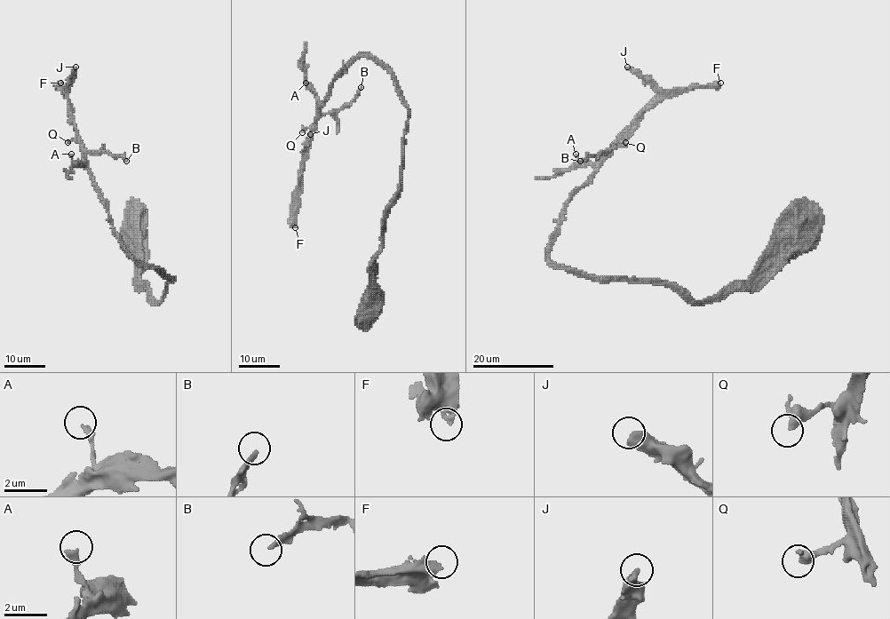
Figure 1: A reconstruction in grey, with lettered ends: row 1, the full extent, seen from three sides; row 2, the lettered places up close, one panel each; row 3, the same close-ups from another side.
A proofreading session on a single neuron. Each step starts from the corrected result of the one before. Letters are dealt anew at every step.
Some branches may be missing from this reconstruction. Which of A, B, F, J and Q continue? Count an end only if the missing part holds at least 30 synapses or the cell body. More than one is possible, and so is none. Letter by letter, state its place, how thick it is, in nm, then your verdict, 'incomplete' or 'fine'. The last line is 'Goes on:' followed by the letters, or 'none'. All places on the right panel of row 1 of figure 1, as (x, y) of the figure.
A: place (576, 154); calibre 320 nm; fine
B: place (580, 161); calibre 220 nm; fine
F: place (720, 83); calibre 440 nm; incomplete
J: place (627, 67); calibre 440 nm; incomplete
Q: place (625, 142); calibre 300 nm; fine
Goes on: F, J

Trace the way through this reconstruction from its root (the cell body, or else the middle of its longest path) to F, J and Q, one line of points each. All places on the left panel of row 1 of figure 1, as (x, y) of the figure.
F: (133, 229), (127, 234), (136, 248), (139, 278), (159, 301), (173, 280), (134, 261), (117, 237), (60, 83)
J: (133, 229), (127, 234), (139, 278), (159, 301), (173, 280), (128, 255), (83, 157), (68, 102), (75, 67)
Q: (133, 229), (127, 234), (139, 278), (159, 301), (173, 280), (128, 255), (84, 149), (67, 142)

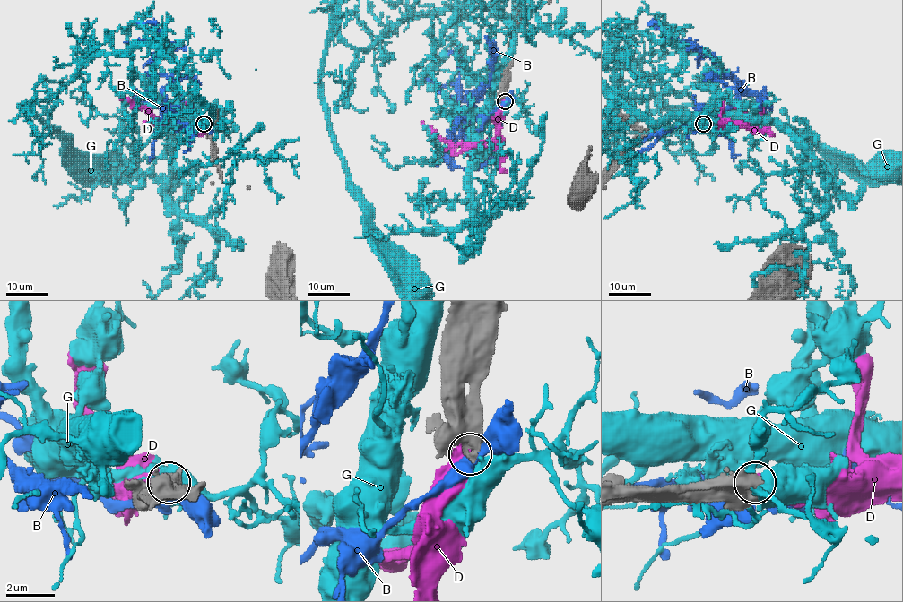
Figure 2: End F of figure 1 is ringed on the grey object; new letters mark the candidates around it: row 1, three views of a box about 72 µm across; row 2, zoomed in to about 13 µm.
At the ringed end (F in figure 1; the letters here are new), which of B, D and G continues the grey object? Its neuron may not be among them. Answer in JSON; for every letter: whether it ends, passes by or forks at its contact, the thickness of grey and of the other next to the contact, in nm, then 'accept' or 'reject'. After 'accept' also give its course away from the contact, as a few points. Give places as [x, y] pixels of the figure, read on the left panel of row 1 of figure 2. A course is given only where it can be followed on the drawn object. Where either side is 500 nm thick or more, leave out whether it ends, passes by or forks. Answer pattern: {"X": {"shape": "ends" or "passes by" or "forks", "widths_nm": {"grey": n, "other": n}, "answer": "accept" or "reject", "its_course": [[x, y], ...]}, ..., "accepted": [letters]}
{"B": {"shape": "passes by", "widths_nm": {"grey": 480, "other": 440}, "answer": "reject"}, "D": {"widths_nm": {"grey": 850, "other": 650}, "answer": "accept"}, "G": {"widths_nm": {"grey": 380, "other": 1000}, "answer": "reject"}, "accepted": ["D"]}

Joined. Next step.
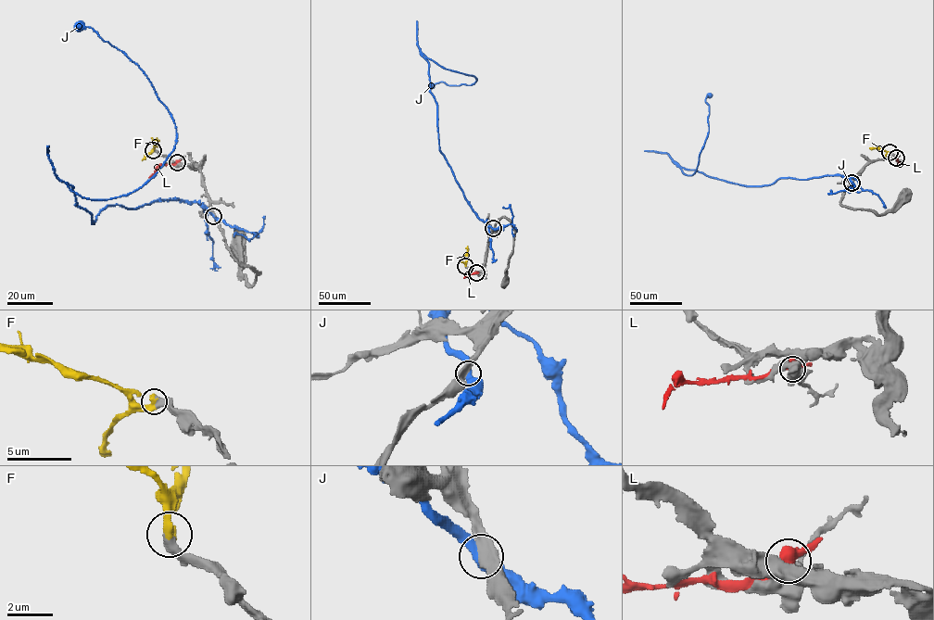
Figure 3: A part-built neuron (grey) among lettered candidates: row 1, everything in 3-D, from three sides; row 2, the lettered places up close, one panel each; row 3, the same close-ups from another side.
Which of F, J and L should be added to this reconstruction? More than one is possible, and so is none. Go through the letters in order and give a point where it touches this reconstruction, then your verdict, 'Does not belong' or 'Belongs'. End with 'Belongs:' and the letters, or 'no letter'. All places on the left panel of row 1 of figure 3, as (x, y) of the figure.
F: Touches grey at (153, 150). Belongs
J: Touches grey at (213, 216). Does not belong
L: Touches grey at (177, 162). Does not belong
Belongs: F

